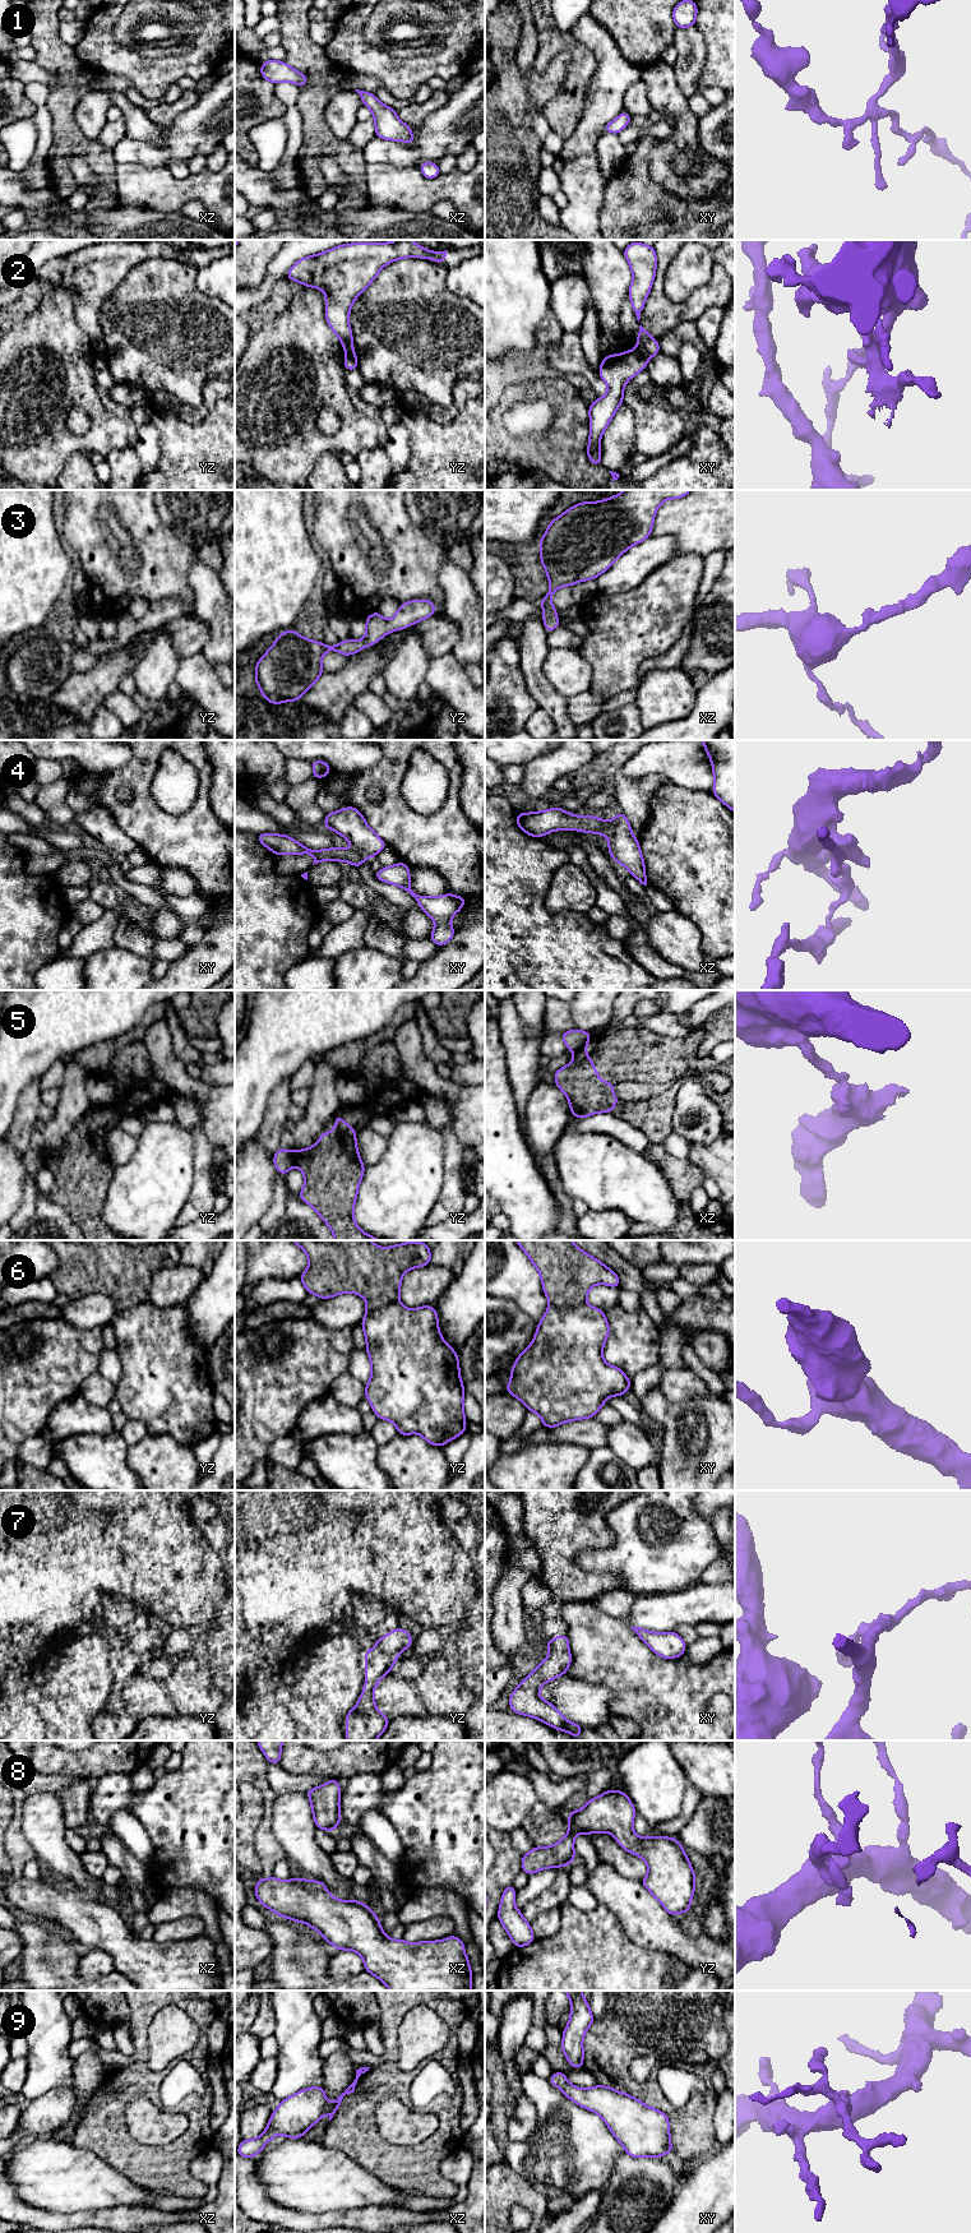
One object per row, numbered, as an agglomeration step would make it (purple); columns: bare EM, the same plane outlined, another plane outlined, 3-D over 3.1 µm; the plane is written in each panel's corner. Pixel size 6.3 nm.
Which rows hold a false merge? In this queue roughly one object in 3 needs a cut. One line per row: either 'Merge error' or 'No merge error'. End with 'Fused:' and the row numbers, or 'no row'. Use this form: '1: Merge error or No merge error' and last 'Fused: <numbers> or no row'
1: No merge error
2: Merge error
3: No merge error
4: Merge error
5: Merge error
6: Merge error
7: No merge error
8: No merge error
9: No merge error
Fused: 2, 4, 5, 6

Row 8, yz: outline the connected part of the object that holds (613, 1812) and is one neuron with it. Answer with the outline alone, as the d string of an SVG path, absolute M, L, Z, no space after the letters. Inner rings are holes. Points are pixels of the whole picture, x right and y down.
M606 1790L595 1799L587 1799L586 1806L578 1811L569 1811L568 1834L551 1846L535 1846L531 1851L522 1855L522 1871L528 1876L545 1869L559 1868L575 1860L574 1837L577 1834L611 1834L618 1844L628 1853L641 1857L647 1867L647 1876L641 1883L658 1900L666 1911L675 1917L678 1913L689 1913L690 1901L695 1891L695 1874L685 1854L685 1849L675 1837L651 1836L639 1837L633 1829L637 1811L629 1797L621 1790Z

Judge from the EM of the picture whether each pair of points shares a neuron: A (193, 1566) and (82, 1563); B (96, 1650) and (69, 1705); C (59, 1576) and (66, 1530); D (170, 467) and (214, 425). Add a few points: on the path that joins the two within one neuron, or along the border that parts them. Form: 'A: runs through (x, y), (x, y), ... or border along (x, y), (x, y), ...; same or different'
A: runs through (165, 1558), (151, 1544), (107, 1542); same
B: border along (44, 1696), (74, 1695), (95, 1716); different
C: border along (31, 1558), (55, 1563), (66, 1570); different
D: runs through (183, 454), (186, 445), (194, 445), (202, 438); same

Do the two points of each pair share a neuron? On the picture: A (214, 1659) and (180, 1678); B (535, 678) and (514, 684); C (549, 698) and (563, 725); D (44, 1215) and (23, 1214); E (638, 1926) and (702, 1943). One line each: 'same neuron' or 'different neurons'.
A: different neurons
B: different neurons
C: same neuron
D: different neurons
E: same neuron

